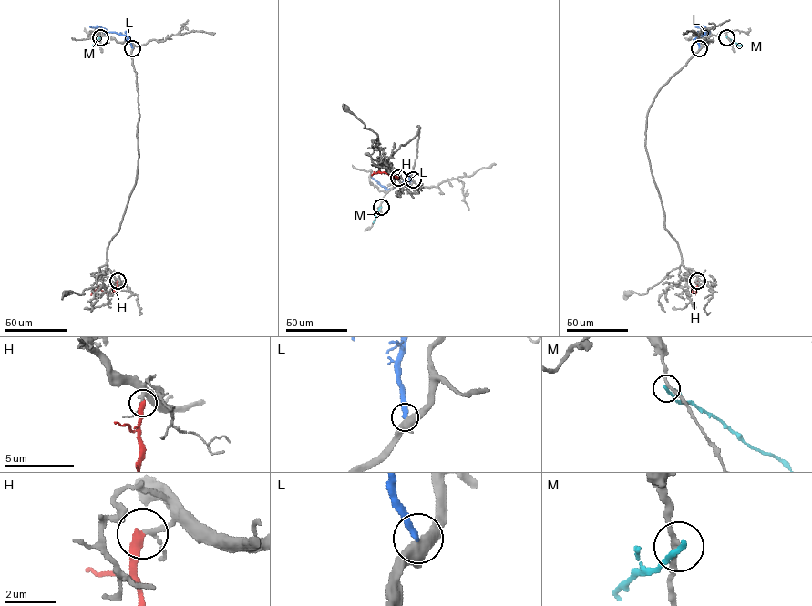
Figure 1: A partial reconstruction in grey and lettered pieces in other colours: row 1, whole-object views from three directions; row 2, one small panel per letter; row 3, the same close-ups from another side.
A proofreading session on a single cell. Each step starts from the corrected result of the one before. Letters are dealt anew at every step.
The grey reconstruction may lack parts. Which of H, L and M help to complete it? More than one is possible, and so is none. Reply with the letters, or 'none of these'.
H

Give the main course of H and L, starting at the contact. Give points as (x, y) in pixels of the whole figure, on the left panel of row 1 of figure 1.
H: (118, 281), (117, 288), (112, 292), (106, 293), (97, 288), (91, 295)
L: (132, 48), (127, 36), (106, 33), (100, 26), (89, 26)

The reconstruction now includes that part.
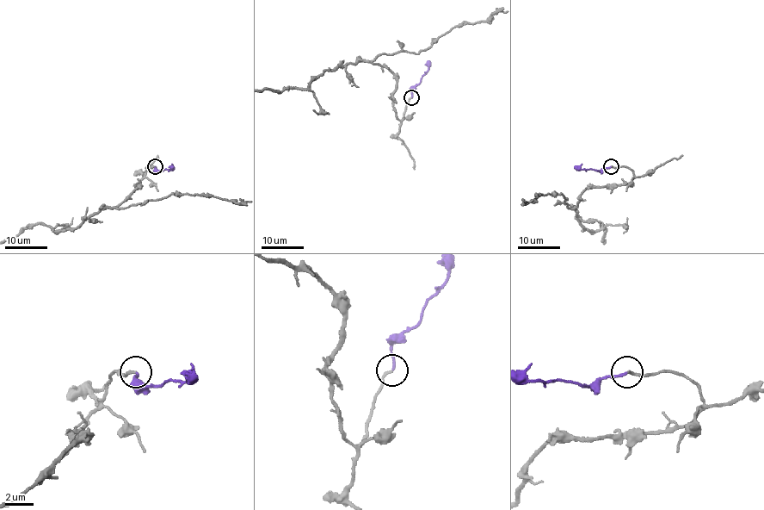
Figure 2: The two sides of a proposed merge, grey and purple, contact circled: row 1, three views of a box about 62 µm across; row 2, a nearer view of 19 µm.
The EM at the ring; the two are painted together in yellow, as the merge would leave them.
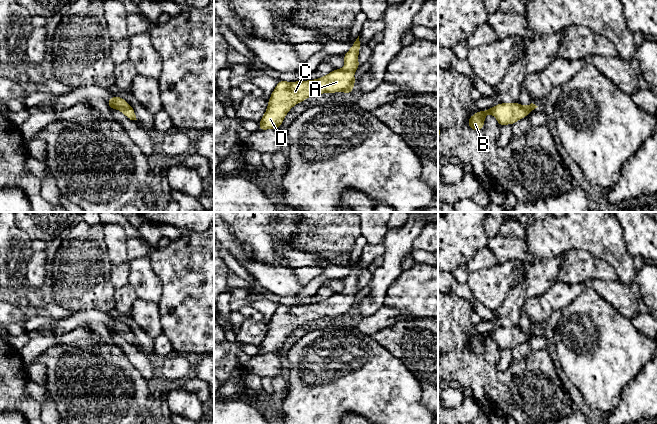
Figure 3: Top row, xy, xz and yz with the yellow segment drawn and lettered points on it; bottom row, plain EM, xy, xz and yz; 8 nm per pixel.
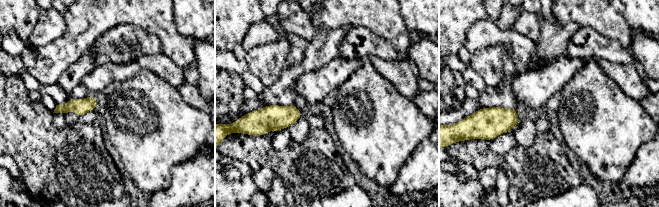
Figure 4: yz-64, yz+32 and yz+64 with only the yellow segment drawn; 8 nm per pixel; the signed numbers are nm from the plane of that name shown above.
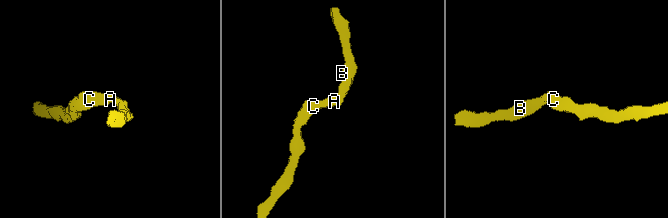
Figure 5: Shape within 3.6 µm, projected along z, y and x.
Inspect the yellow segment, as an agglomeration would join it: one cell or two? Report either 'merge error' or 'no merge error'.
no merge error

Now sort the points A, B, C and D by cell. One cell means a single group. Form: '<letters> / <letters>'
A B C D

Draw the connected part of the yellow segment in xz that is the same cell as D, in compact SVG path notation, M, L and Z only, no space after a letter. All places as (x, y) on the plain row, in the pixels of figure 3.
M359 260L344 280L345 291L335 293L315 304L287 306L280 304L273 314L268 331L259 346L258 354L280 352L285 340L296 328L310 320L323 317L344 316L351 318L356 306L354 296L359 292Z

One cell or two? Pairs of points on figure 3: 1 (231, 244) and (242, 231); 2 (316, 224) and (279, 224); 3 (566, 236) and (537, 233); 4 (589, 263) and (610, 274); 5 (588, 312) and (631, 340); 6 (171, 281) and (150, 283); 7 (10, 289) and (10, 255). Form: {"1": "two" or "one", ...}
{"1": "two", "2": "two", "3": "one", "4": "one", "5": "one", "6": "two", "7": "one"}

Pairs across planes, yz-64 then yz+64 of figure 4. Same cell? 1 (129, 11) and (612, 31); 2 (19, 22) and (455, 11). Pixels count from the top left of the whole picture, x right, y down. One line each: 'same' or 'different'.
1: same
2: same

